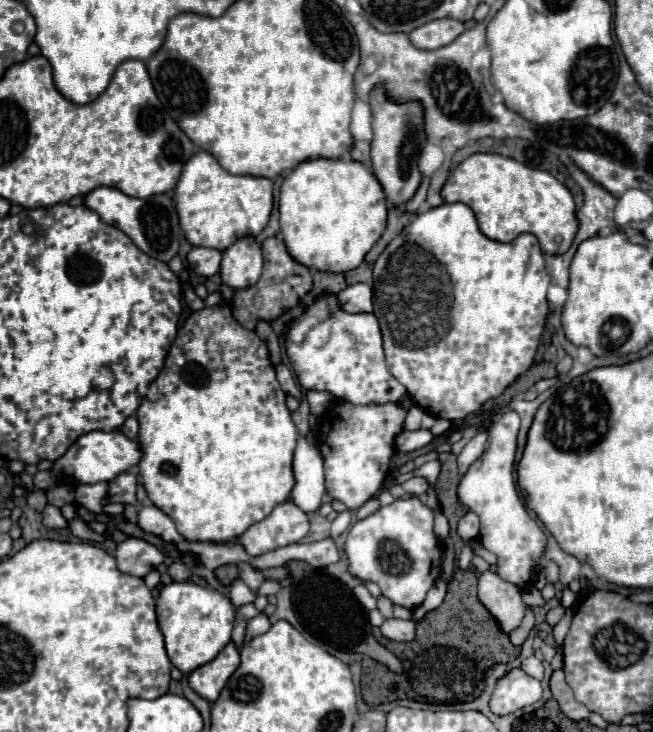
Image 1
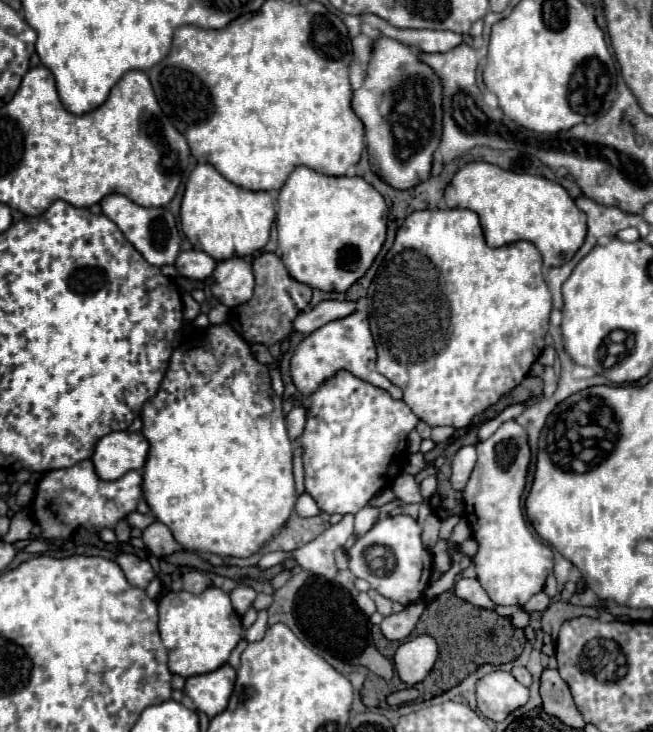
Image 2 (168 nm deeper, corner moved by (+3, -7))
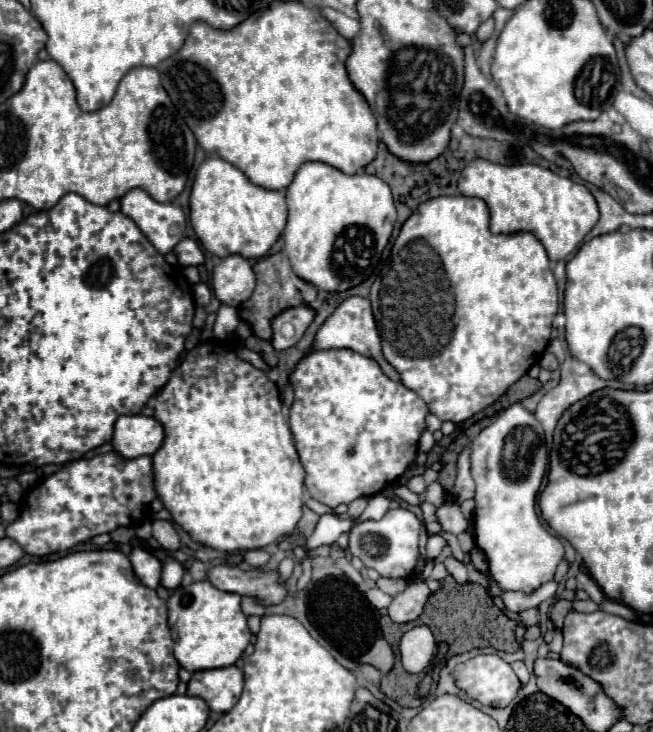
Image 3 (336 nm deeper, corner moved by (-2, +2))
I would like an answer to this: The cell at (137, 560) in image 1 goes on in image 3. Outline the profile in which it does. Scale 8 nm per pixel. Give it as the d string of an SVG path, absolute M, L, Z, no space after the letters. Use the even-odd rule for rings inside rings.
M136 548L130 554L130 562L134 566L134 574L138 576L140 582L144 582L144 586L148 588L158 588L160 586L160 574L162 574L162 564L158 562L156 556L152 556L150 552Z

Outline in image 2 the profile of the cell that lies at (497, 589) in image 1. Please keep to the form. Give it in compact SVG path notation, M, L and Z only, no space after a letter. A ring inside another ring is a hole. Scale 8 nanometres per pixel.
M459 579L457 585L455 585L455 595L459 595L461 599L467 599L467 601L473 603L475 607L495 609L495 603L491 601L489 593L487 593L485 587L479 583L479 579Z

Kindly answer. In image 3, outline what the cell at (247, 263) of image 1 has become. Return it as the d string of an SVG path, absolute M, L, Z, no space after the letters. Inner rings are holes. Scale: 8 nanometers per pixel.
M232 254L220 260L212 274L212 288L216 298L228 306L240 306L246 302L256 286L252 266L246 258Z

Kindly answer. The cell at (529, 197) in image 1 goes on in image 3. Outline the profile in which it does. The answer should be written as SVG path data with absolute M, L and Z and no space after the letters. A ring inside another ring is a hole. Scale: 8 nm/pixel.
M472 160L462 170L458 190L464 196L482 198L488 204L490 230L494 234L530 232L544 244L552 262L564 260L574 252L600 216L596 198L584 184L562 178L536 164L502 166L488 160Z

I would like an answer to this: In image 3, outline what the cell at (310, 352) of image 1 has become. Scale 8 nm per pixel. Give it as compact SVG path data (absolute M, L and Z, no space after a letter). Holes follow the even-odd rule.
M350 296L346 298L334 312L332 316L322 324L322 328L318 330L316 334L316 340L312 342L312 348L320 348L320 350L326 350L326 348L352 348L354 352L360 352L364 356L370 356L374 358L384 374L392 380L400 380L398 372L394 366L390 366L386 362L386 358L382 356L382 346L380 346L380 336L378 336L378 330L376 330L376 322L374 322L374 316L372 316L372 308L370 308L370 300L368 298L360 298L360 296Z

